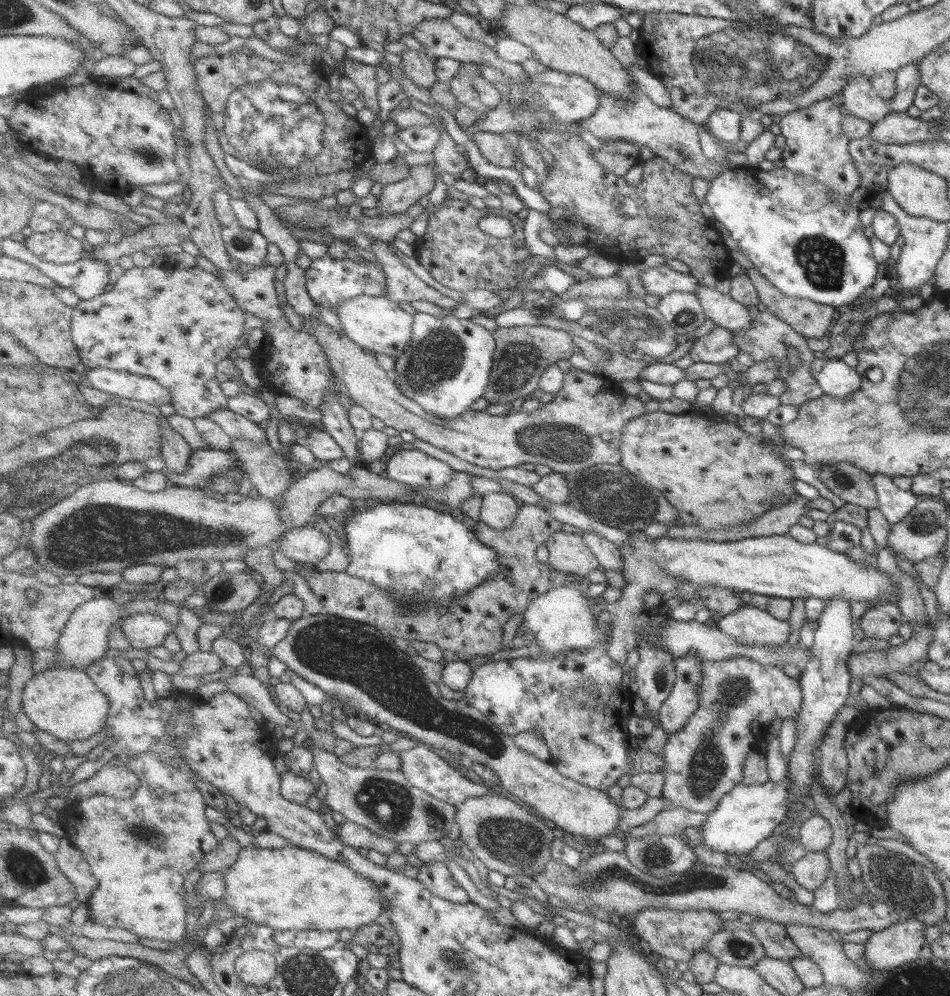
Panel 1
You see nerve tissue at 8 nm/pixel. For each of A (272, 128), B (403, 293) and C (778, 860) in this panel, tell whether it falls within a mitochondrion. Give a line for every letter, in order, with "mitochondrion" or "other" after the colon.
A: mitochondrion
B: other
C: other

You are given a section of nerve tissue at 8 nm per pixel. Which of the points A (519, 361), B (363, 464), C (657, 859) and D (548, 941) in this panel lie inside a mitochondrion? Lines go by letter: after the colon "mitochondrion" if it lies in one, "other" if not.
A: mitochondrion
B: other
C: mitochondrion
D: other

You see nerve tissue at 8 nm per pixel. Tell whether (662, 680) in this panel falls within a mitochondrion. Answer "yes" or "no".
yes

